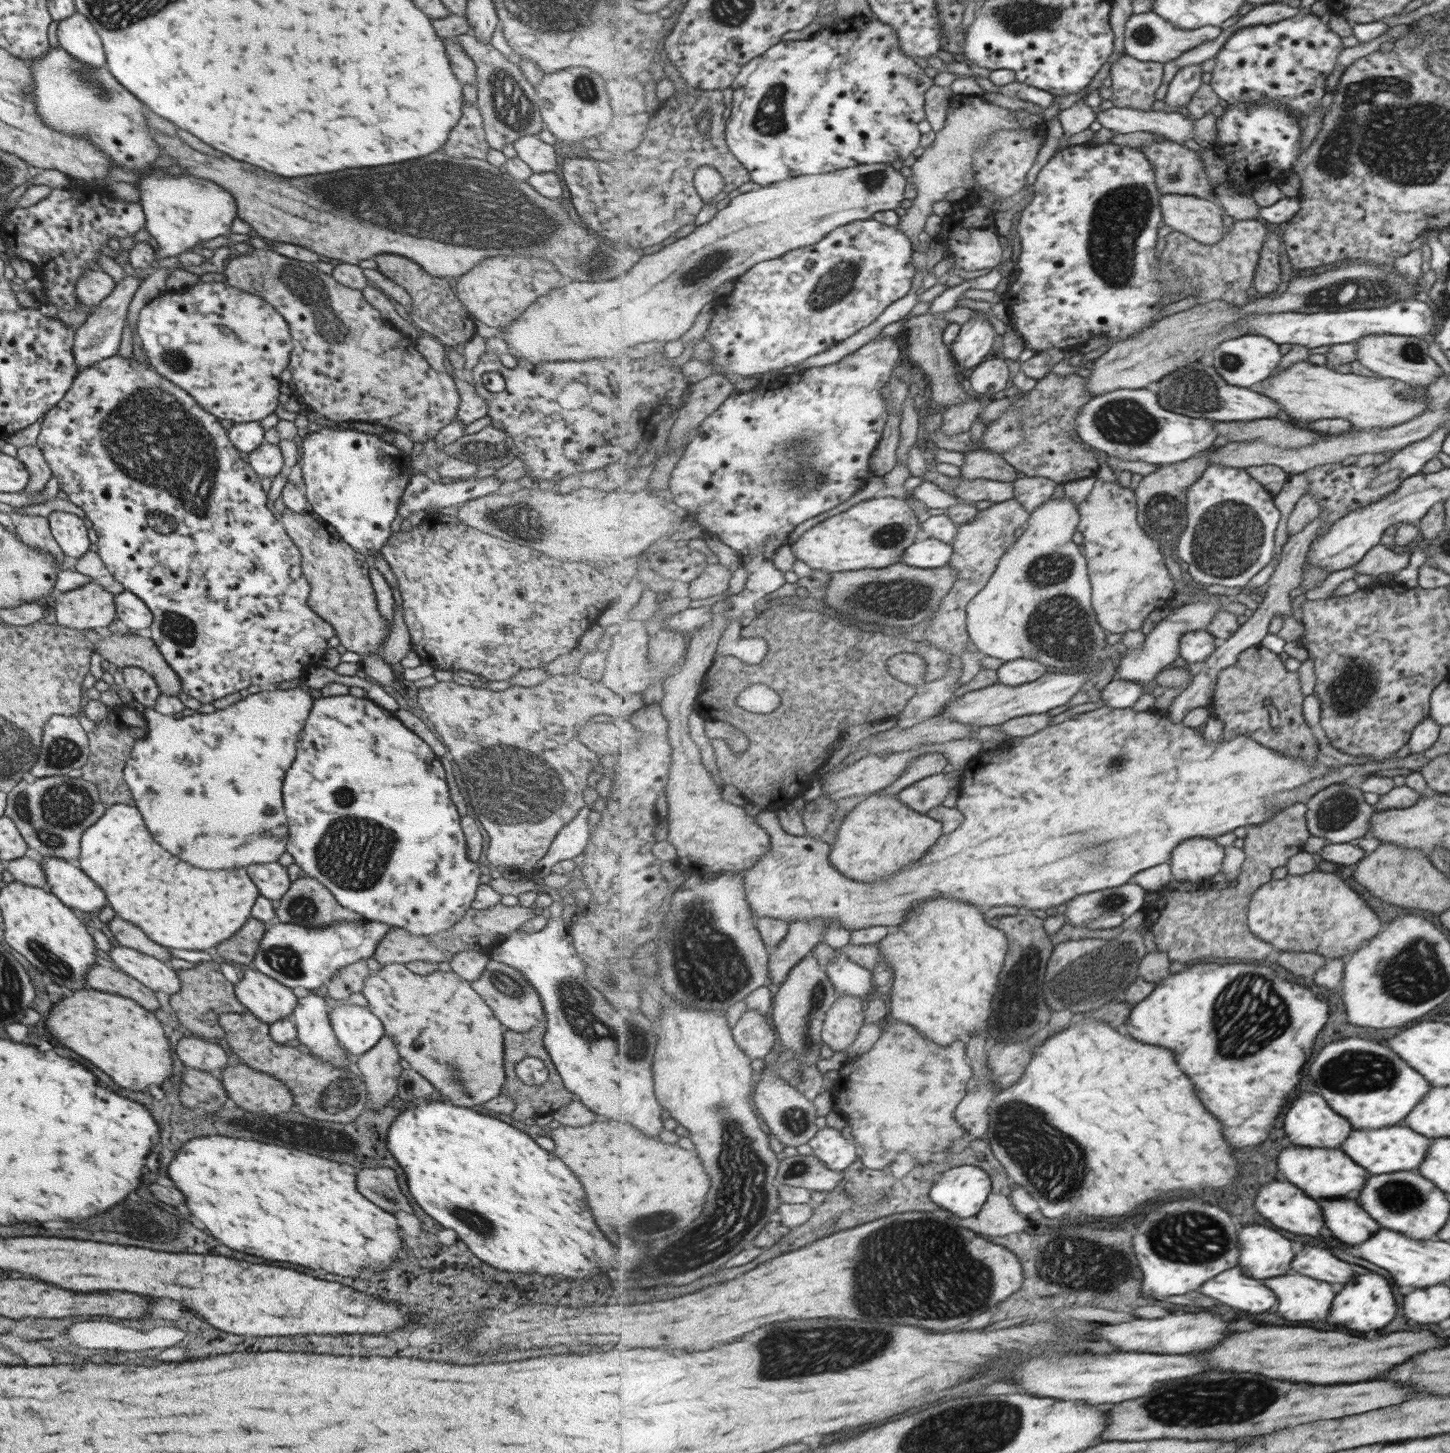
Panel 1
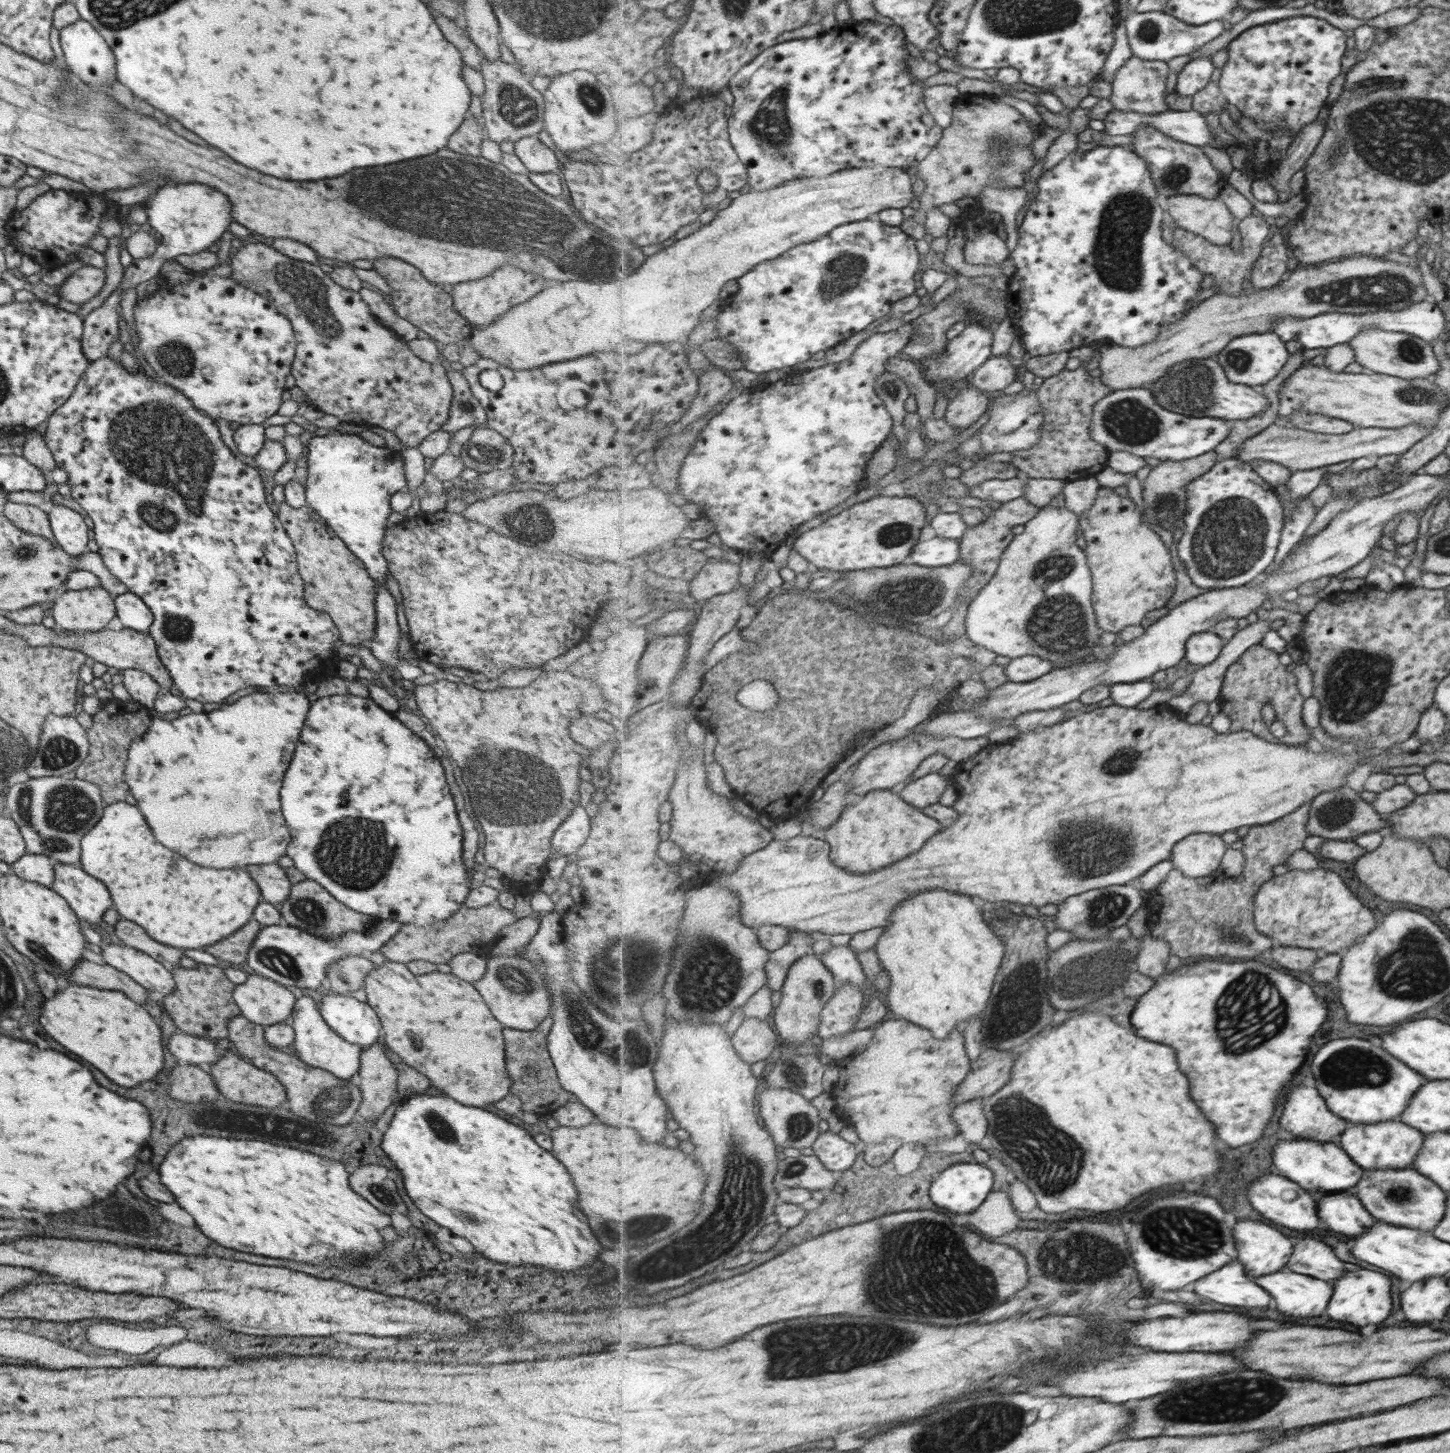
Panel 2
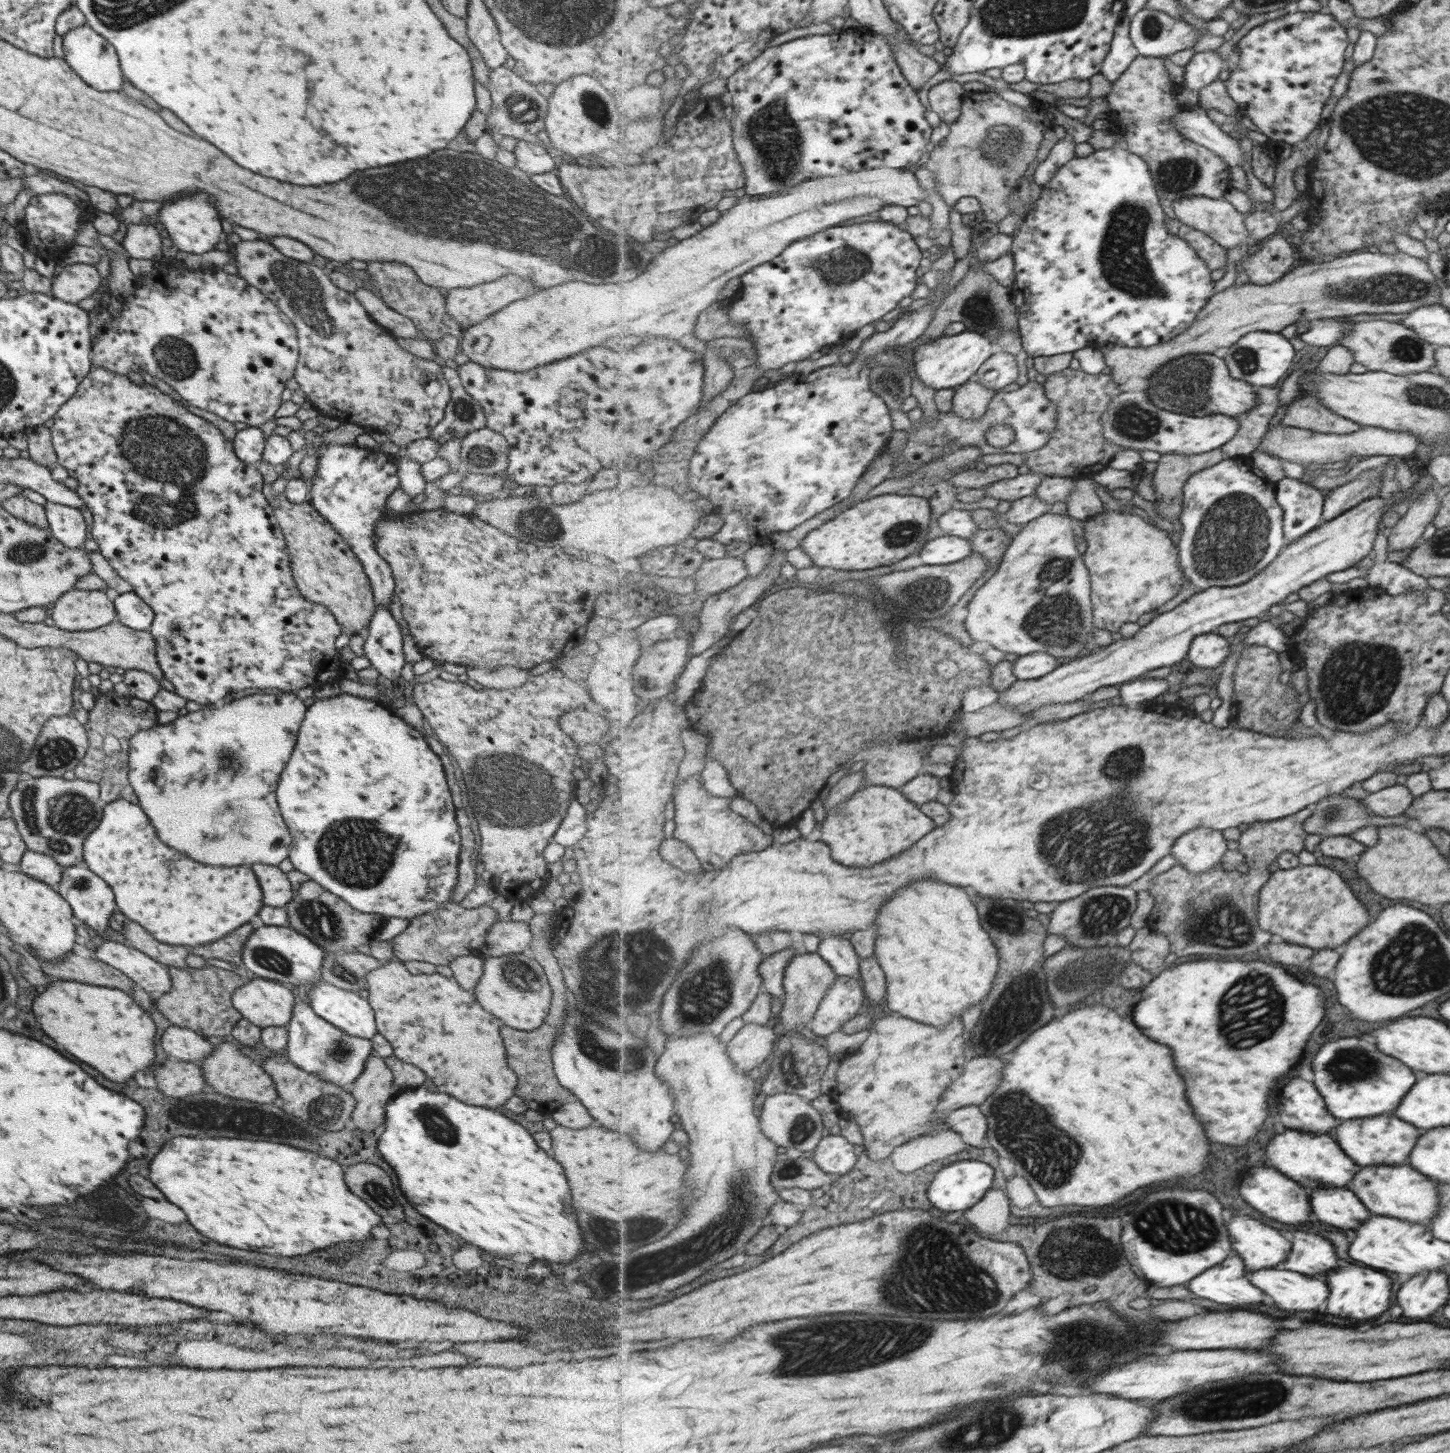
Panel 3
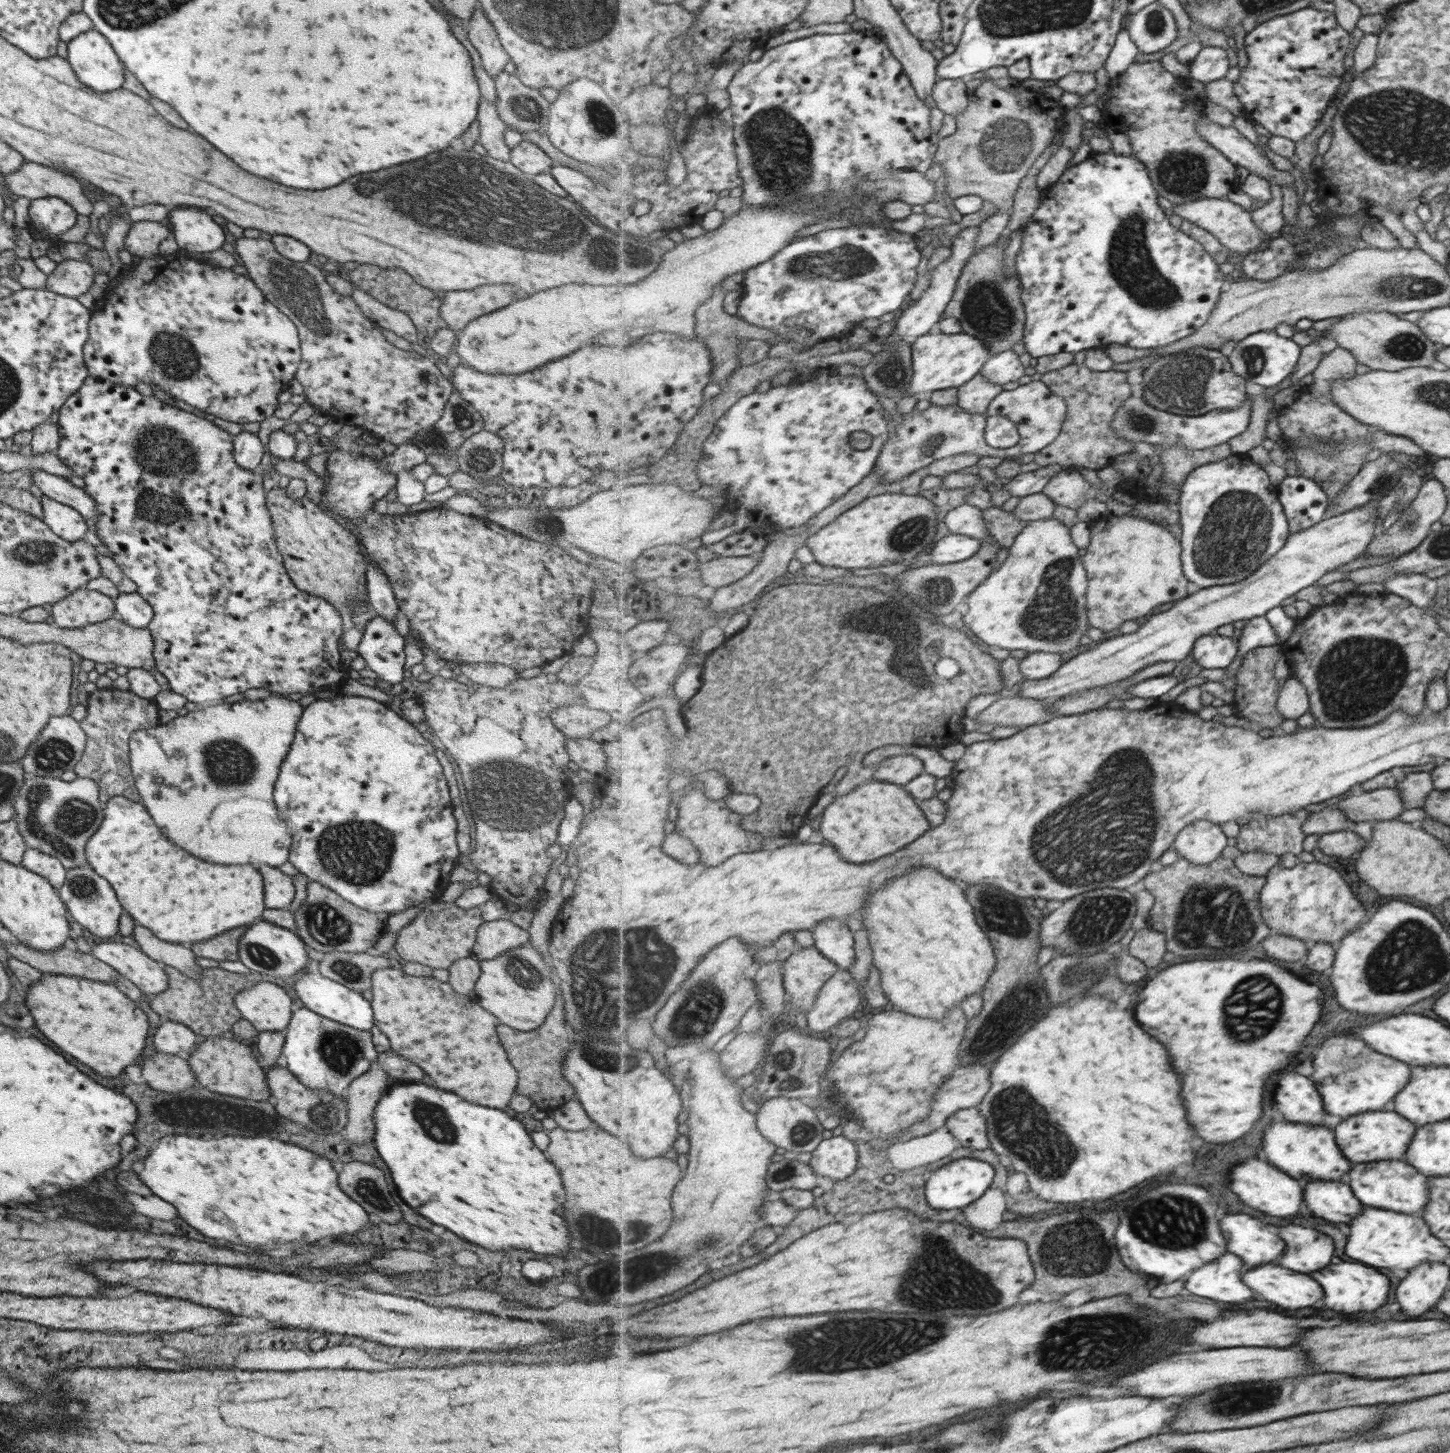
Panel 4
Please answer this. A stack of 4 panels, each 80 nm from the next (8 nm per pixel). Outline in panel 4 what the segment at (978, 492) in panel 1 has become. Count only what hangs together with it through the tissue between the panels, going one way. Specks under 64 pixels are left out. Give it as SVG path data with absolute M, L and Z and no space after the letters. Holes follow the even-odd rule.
M1052 464L1033 472L1021 473L1008 481L1003 481L1001 488L1012 496L1026 497L1041 493L1047 483L1062 470L1060 464Z

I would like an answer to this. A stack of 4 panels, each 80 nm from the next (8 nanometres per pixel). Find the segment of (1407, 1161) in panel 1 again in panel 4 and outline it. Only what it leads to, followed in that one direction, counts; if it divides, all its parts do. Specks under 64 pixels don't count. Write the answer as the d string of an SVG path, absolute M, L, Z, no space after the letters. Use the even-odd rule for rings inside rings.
M1395 1111L1365 1112L1361 1116L1351 1116L1335 1126L1335 1141L1344 1157L1357 1164L1377 1162L1377 1160L1399 1160L1403 1158L1407 1145L1416 1131L1415 1124Z

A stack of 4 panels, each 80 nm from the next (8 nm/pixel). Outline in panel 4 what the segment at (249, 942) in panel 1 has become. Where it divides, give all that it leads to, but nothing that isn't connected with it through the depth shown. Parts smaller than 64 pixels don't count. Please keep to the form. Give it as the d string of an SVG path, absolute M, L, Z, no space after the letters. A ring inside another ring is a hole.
M247 926L223 932L211 940L203 940L203 942L195 942L195 944L187 944L187 947L199 958L211 958L211 960L238 960L237 940L244 933Z

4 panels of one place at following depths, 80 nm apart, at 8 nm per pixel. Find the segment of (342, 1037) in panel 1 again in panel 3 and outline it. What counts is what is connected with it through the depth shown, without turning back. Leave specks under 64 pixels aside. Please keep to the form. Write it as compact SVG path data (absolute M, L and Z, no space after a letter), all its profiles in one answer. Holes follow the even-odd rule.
M321 980L317 981L315 984L309 984L309 986L308 997L310 1001L308 1005L317 1016L320 1016L323 1020L326 1020L329 1024L332 1024L335 1028L338 1028L349 1036L366 1038L370 1041L373 1052L382 1059L393 1056L389 1042L387 1042L376 1029L374 1012L366 999L359 997L357 993L337 988Z

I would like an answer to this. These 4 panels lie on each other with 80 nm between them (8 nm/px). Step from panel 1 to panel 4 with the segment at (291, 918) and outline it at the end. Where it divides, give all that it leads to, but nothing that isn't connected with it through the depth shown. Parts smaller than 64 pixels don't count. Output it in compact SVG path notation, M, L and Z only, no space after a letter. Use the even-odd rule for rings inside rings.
M318 882L306 884L306 895L303 904L292 913L296 935L313 950L319 952L364 952L374 946L377 938L386 927L389 914L362 910L343 900L332 890L321 886Z

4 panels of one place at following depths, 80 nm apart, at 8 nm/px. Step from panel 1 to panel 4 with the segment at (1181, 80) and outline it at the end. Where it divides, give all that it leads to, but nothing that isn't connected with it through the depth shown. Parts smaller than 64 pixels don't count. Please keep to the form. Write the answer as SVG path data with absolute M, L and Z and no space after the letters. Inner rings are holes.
M1202 47L1198 55L1189 64L1189 79L1197 80L1204 84L1225 78L1231 64L1229 53L1219 47Z

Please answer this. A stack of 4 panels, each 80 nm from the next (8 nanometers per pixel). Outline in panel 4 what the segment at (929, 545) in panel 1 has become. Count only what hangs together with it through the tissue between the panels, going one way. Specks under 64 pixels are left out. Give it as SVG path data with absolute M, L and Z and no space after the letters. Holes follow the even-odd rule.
M952 533L939 539L934 548L929 548L931 562L947 564L961 562L975 556L975 553L983 546L984 540L971 538L965 534Z

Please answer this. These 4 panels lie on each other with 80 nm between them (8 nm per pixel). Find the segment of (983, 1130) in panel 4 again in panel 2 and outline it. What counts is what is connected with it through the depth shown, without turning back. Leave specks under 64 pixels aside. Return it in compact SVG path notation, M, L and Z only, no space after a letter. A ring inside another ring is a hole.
M978 1098L956 1105L952 1117L958 1124L960 1133L965 1134L970 1143L979 1143L987 1136L987 1115L984 1113L985 1098Z

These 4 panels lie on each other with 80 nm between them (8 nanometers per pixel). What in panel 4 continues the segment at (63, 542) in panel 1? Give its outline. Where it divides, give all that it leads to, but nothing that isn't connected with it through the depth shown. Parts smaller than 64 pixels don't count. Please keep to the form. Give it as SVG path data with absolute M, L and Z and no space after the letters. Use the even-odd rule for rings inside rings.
M44 495L41 497L40 506L42 521L53 534L69 542L83 538L87 526L84 518L73 508L59 504Z

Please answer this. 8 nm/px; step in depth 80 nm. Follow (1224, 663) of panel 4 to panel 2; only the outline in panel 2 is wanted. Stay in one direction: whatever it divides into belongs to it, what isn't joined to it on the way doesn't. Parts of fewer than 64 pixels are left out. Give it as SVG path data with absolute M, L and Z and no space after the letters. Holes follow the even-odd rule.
M1213 631L1200 632L1189 639L1187 646L1186 660L1190 664L1205 667L1219 659L1226 646L1226 640Z

